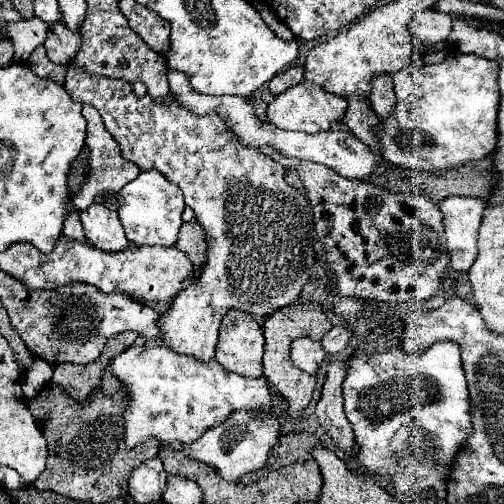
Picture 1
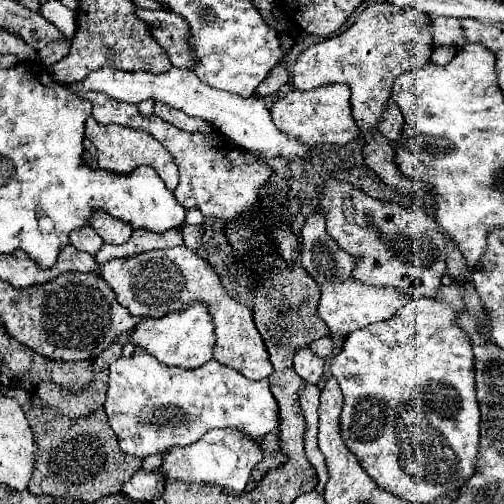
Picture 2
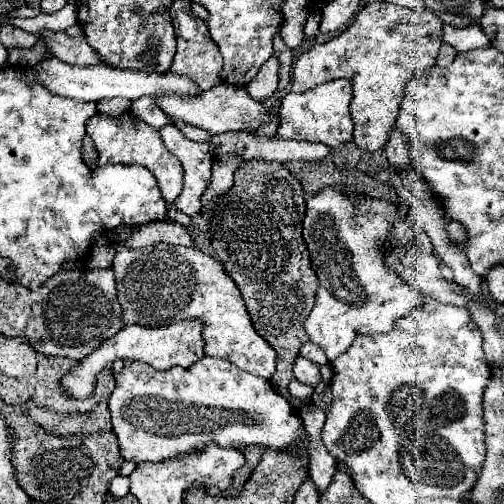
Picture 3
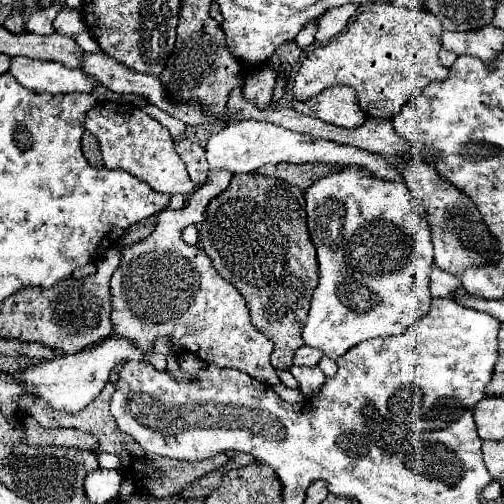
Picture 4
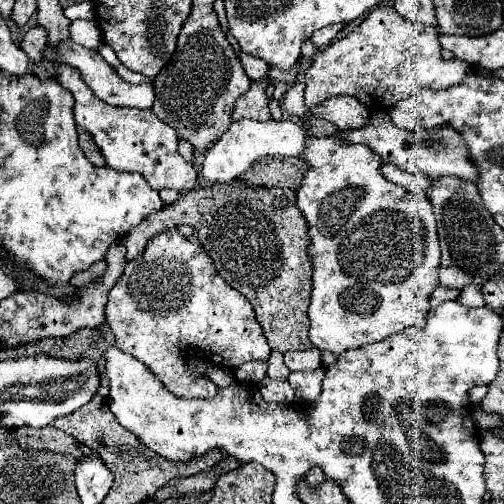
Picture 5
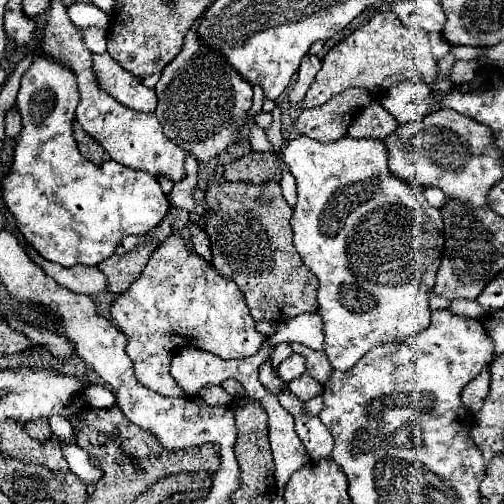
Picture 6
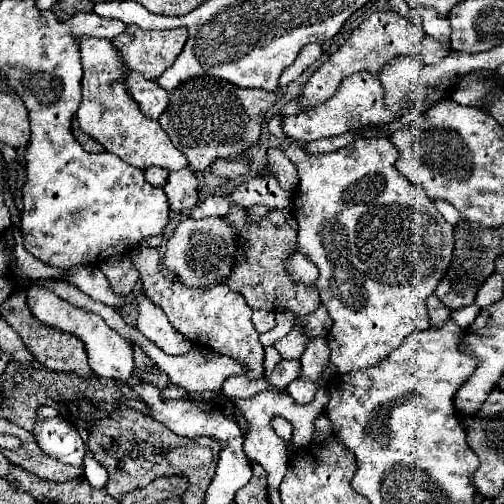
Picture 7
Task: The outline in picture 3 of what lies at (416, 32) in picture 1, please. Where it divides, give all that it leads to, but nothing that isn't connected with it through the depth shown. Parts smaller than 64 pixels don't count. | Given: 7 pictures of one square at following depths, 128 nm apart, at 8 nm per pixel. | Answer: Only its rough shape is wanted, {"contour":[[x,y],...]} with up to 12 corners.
{"contour":[[478,24],[444,26],[444,42],[458,52],[488,48]]}

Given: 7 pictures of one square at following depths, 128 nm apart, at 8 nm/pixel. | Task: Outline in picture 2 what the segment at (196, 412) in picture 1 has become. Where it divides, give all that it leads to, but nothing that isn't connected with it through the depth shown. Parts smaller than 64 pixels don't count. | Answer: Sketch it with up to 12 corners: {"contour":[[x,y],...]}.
{"contour":[[146,352],[110,366],[104,410],[124,454],[212,428],[278,434],[268,380]]}

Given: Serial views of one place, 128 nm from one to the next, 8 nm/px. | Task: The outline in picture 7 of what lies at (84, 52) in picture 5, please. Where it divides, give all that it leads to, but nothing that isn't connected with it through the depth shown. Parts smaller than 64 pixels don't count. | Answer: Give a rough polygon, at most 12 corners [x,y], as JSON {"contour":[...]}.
{"contour":[[130,72],[126,84],[150,120],[170,104],[160,84]]}

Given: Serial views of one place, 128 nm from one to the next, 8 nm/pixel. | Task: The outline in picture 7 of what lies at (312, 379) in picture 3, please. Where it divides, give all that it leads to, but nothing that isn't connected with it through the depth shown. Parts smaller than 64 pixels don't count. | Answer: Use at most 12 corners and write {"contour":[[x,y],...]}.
{"contour":[[292,380],[288,394],[298,404],[310,404],[316,386],[310,380]]}

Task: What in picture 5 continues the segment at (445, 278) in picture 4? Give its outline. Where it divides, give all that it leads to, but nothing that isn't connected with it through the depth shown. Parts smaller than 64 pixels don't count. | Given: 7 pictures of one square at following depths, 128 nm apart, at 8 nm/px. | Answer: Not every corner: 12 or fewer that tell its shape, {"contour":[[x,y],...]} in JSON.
{"contour":[[438,286],[430,296],[430,306],[456,300],[460,292]]}

